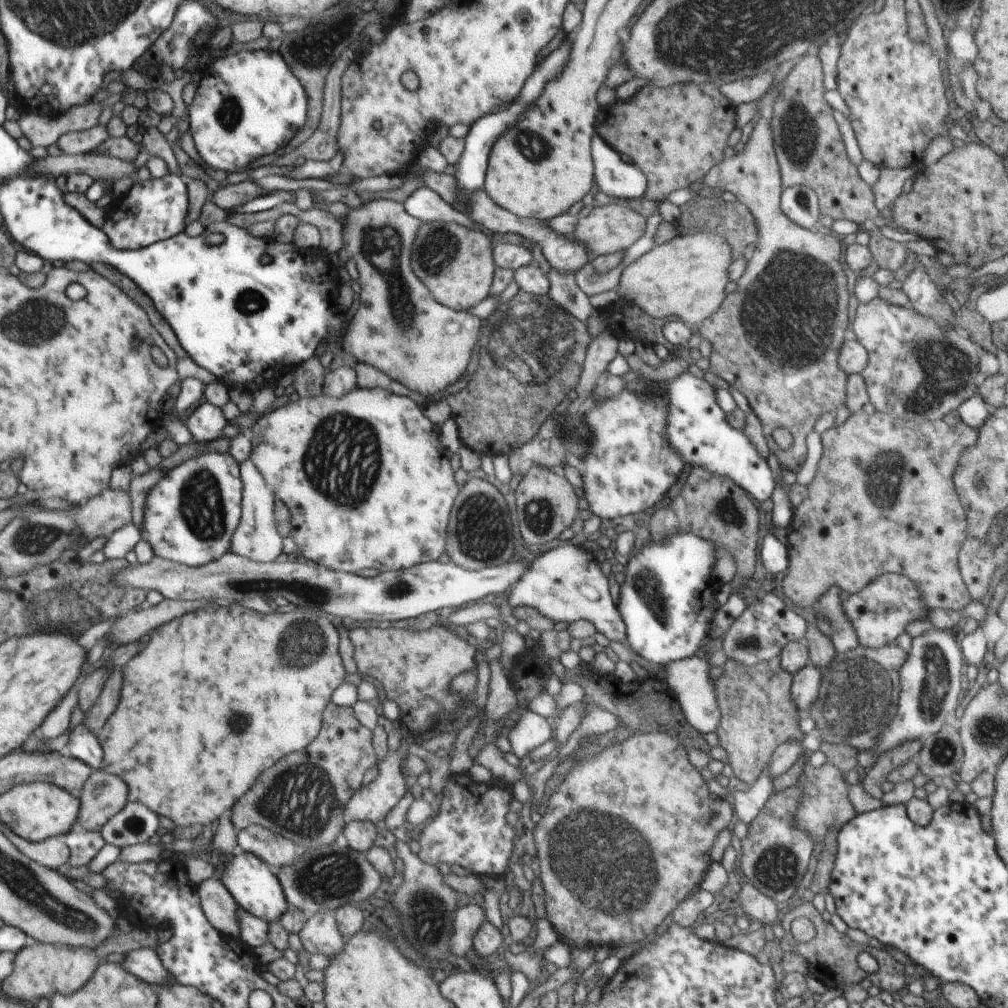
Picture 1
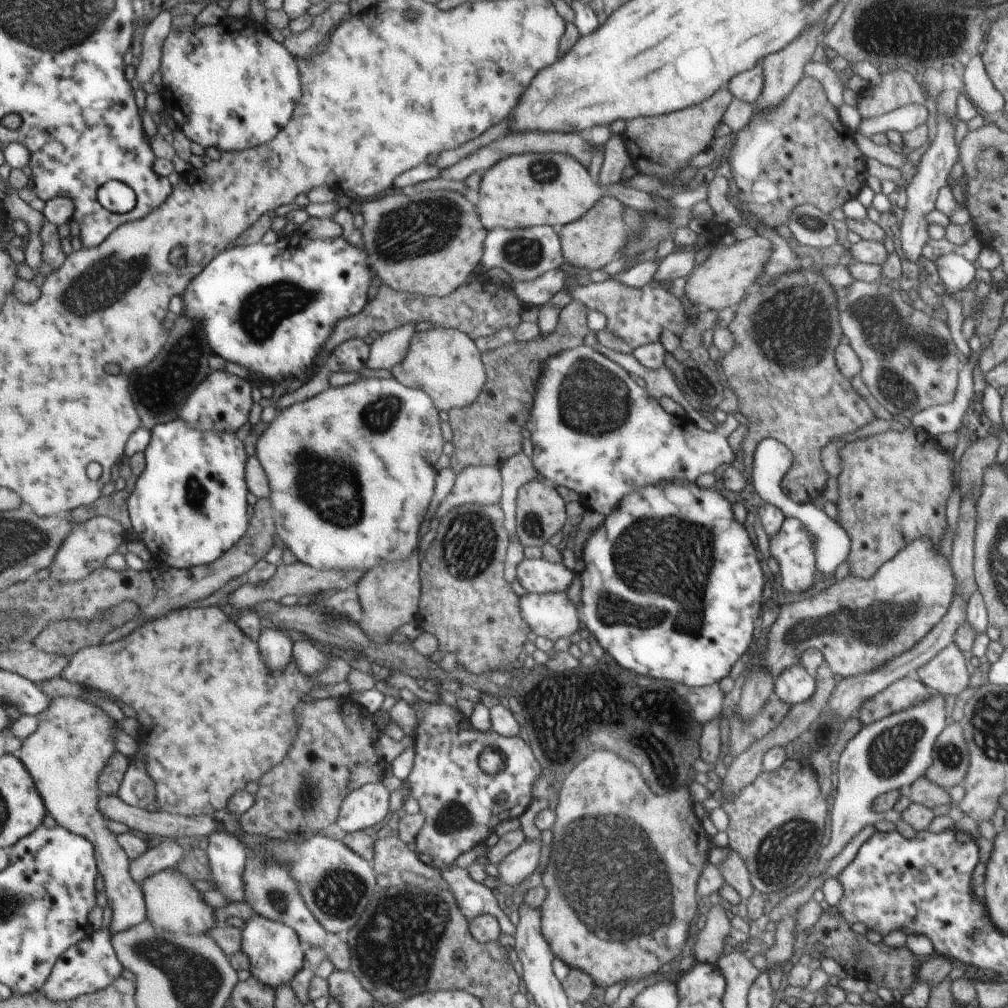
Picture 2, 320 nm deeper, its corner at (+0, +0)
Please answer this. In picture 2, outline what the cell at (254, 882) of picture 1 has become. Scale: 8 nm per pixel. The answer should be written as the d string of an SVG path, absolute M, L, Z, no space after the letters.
M253 912L252 917L244 920L242 928L241 951L250 960L250 973L258 982L278 988L284 984L291 984L294 974L303 968L305 947L299 942L298 934L292 926L286 926L284 922L276 922L270 918L260 916L258 912Z

